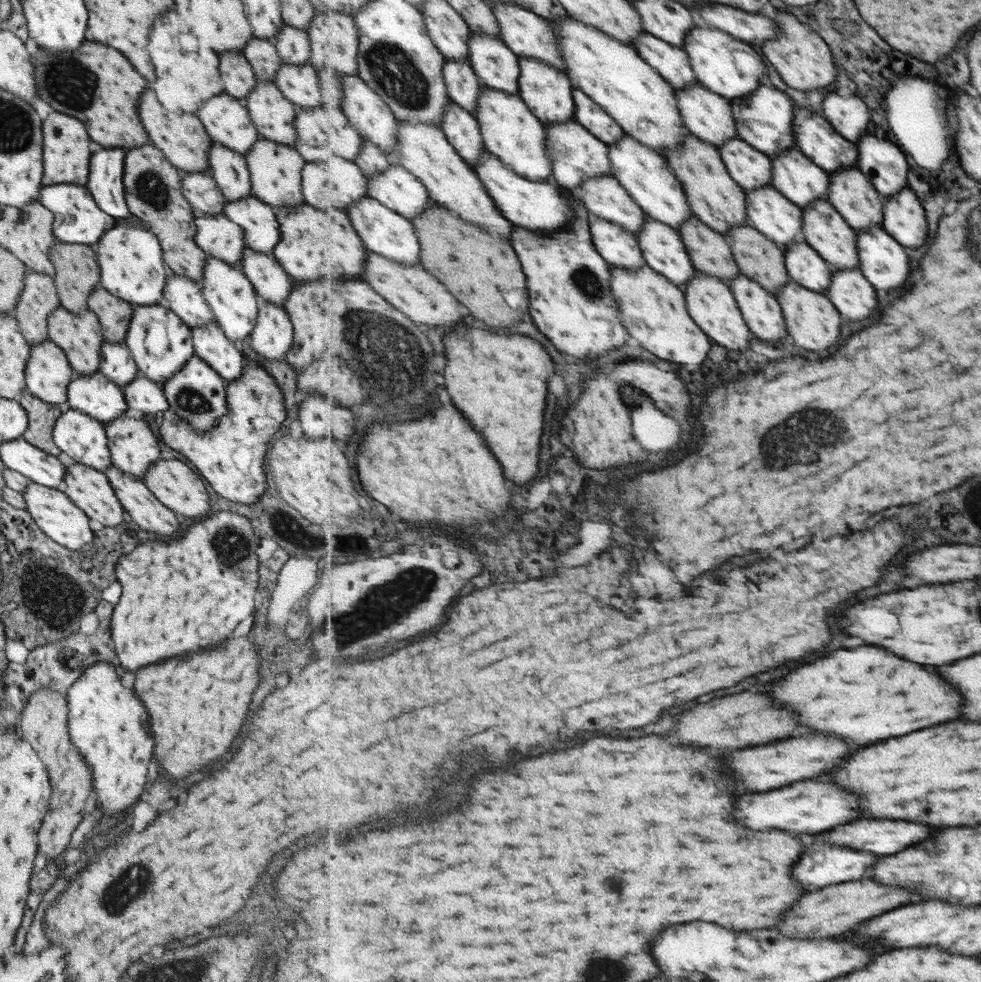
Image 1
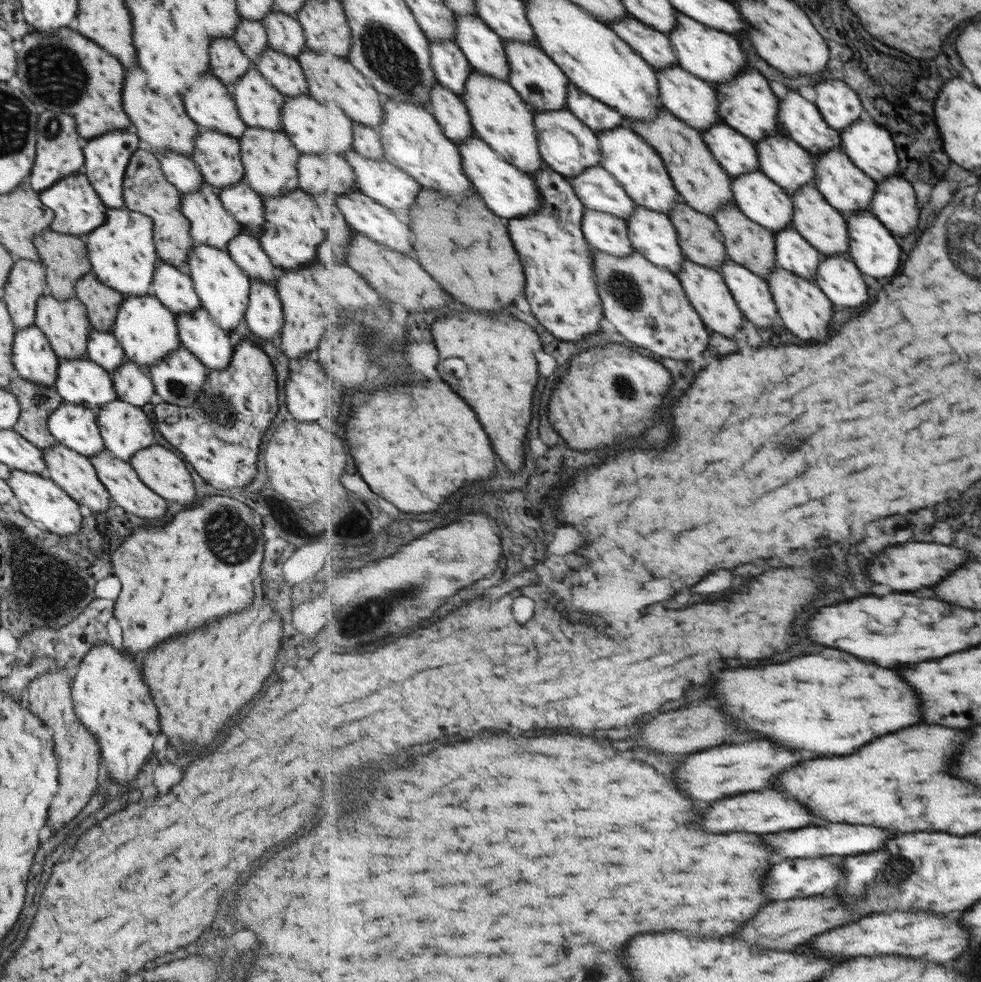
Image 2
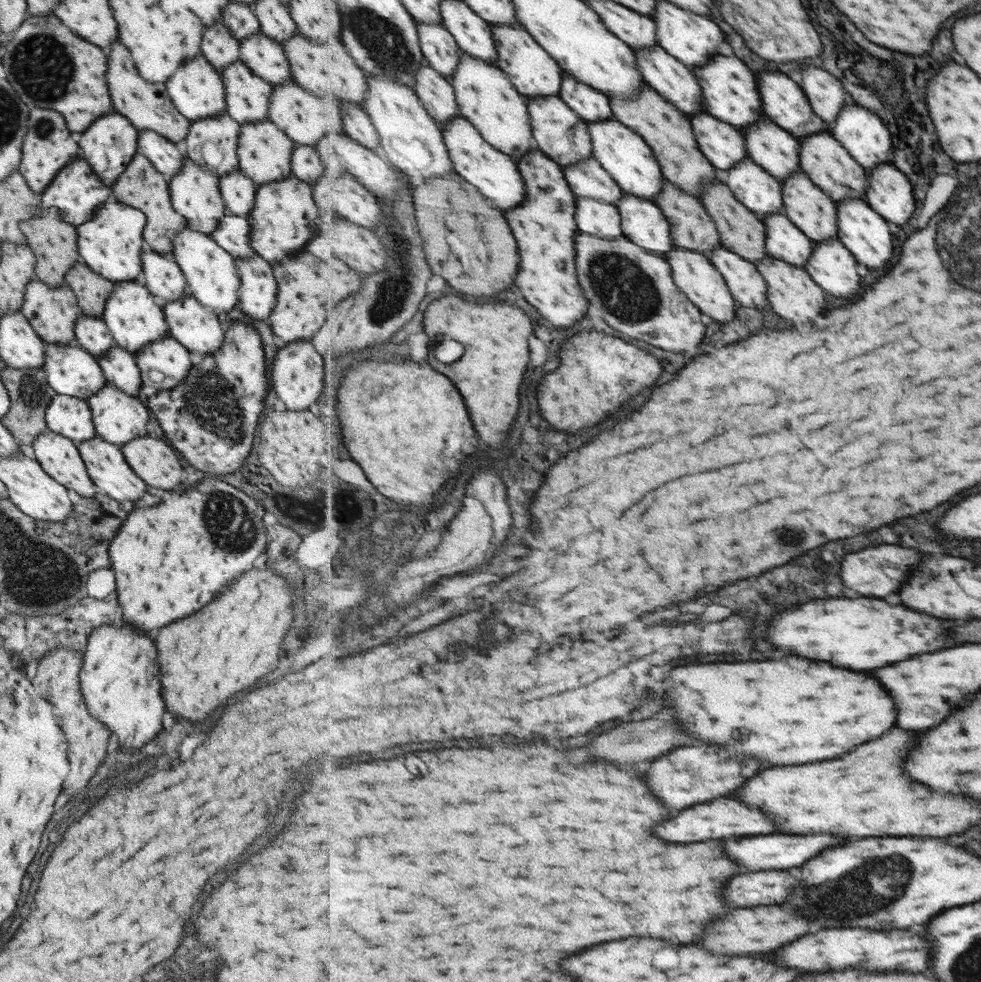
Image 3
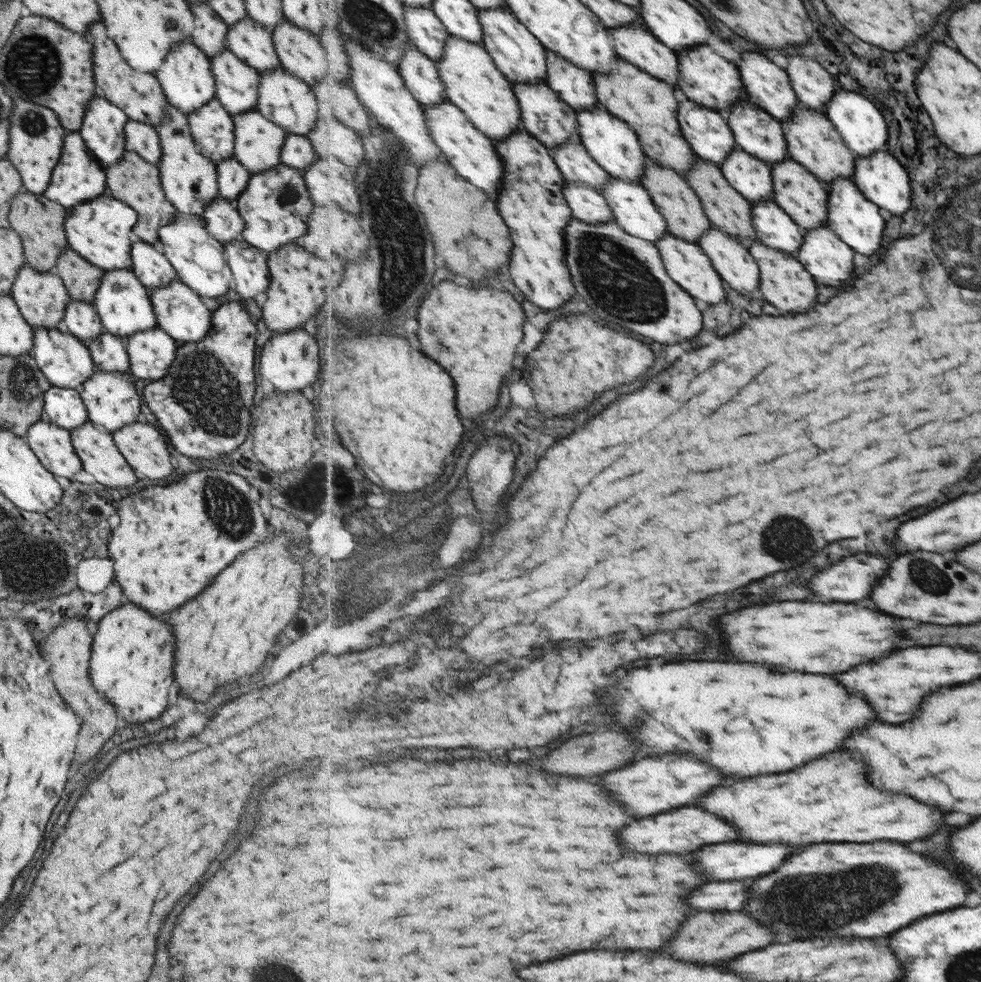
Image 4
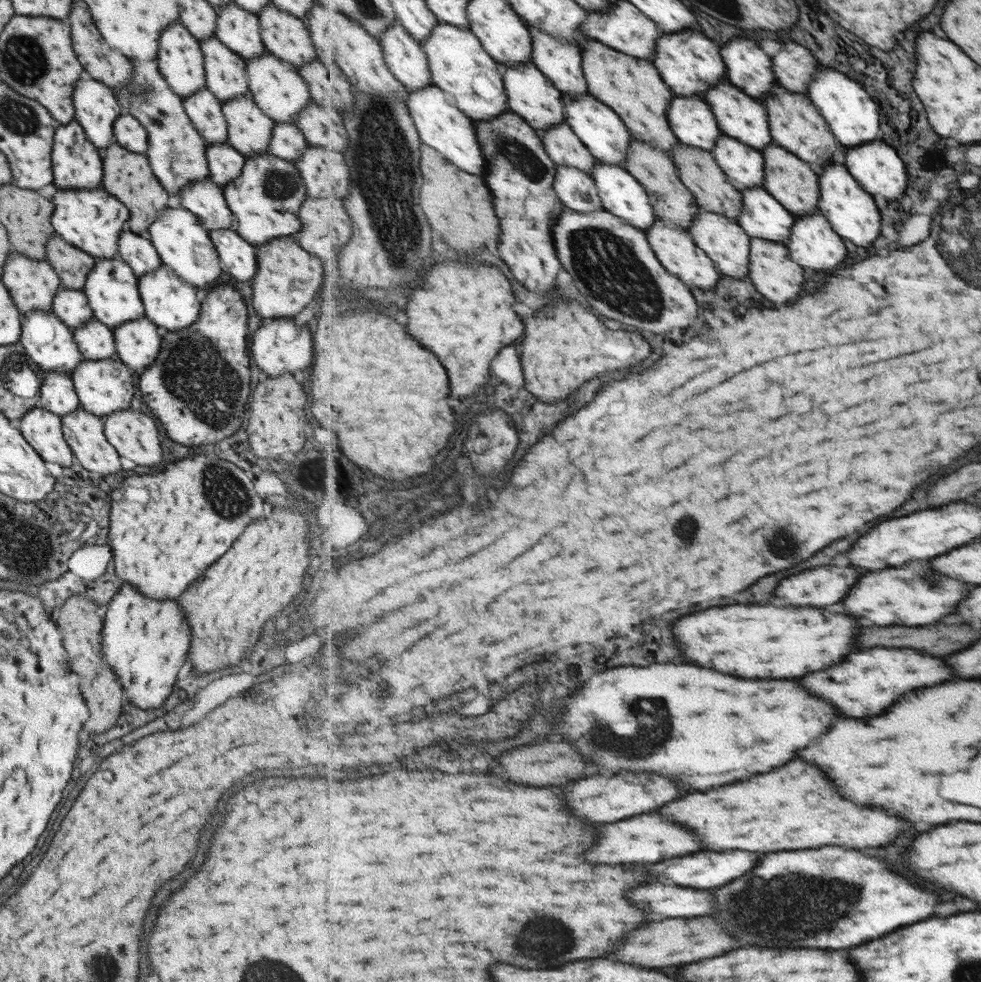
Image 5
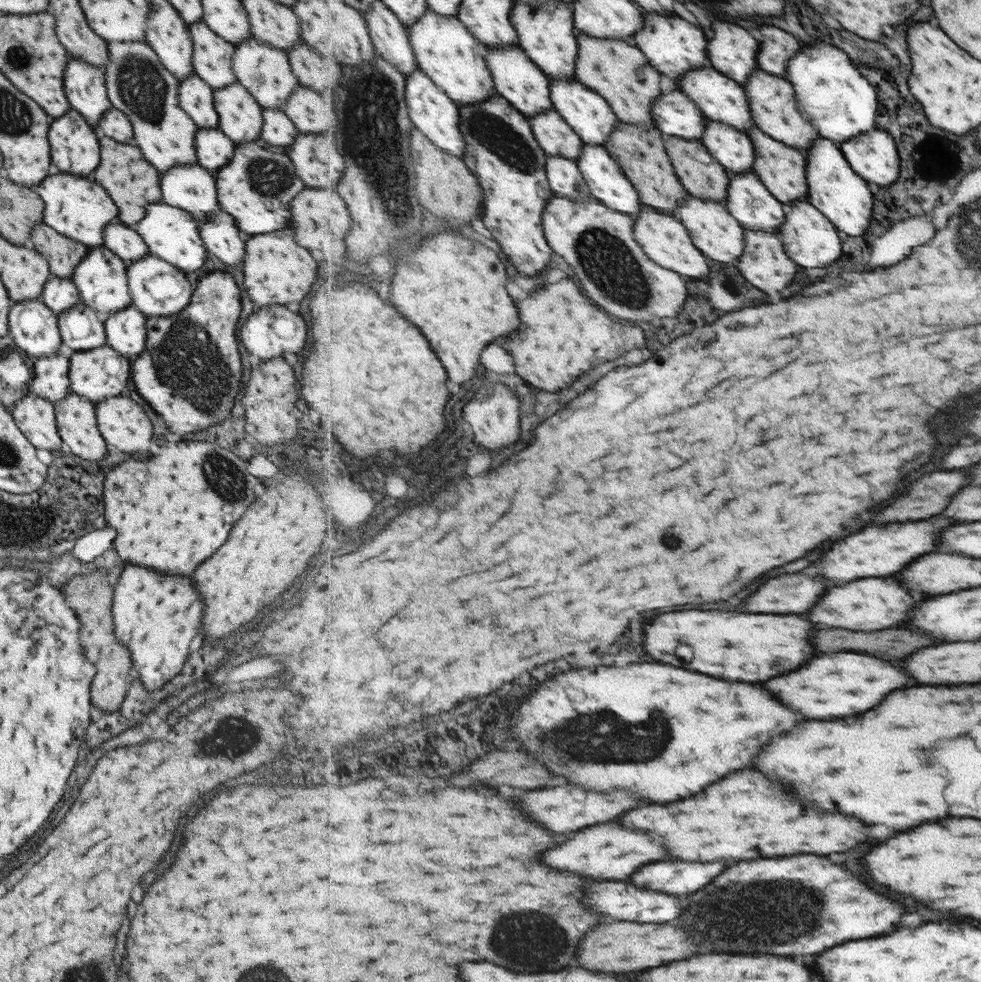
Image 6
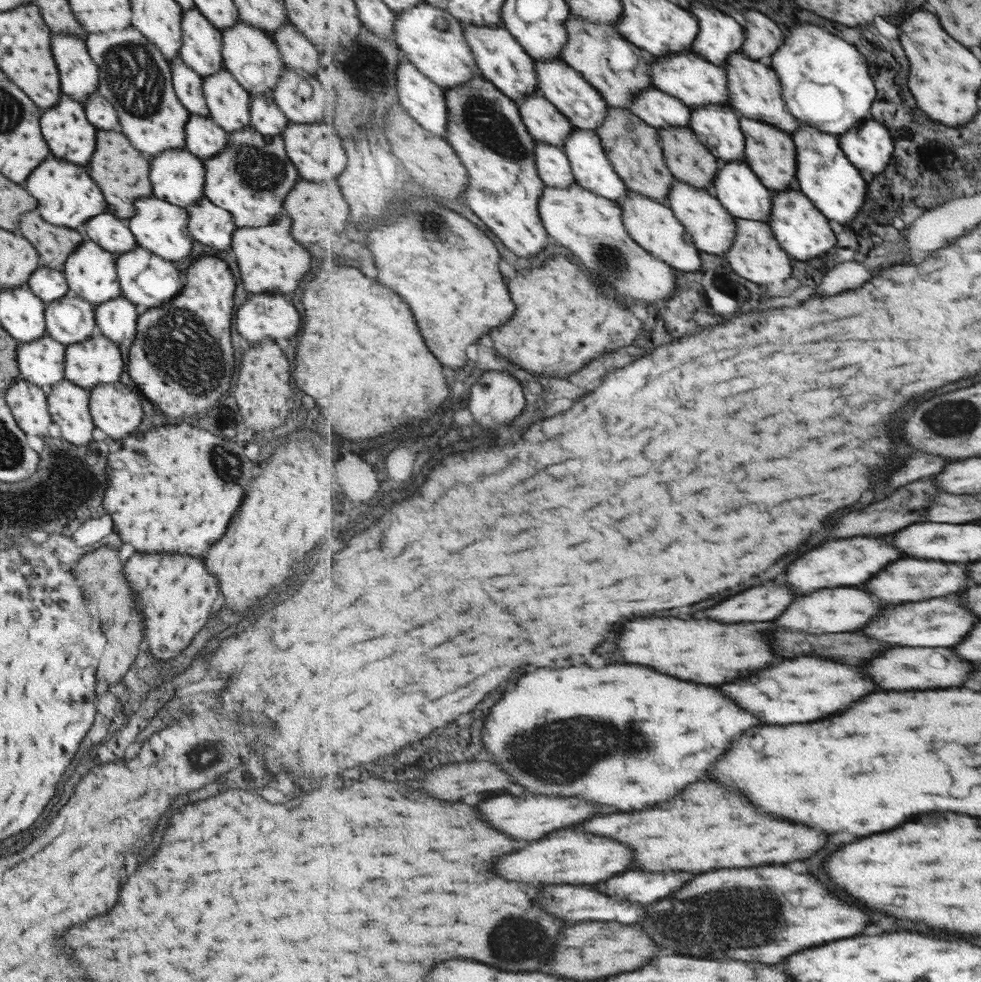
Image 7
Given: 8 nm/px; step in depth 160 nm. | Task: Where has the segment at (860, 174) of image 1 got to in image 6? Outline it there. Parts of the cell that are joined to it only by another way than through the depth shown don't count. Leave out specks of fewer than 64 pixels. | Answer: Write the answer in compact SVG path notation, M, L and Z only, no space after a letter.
M755 70L753 76L744 84L756 126L770 134L774 139L781 140L787 146L807 152L813 148L814 142L821 138L817 127L805 120L796 101L796 90L791 81L773 76L765 70Z

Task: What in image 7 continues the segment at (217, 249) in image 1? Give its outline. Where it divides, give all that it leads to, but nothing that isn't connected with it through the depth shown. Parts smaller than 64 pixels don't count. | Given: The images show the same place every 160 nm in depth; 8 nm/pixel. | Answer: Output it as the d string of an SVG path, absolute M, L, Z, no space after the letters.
M131 26L123 30L109 30L109 32L99 32L99 34L87 33L84 46L87 55L97 66L99 78L97 78L96 92L105 98L115 110L120 133L129 140L129 145L148 159L165 150L185 149L184 124L190 112L177 100L171 85L170 66L159 50Z

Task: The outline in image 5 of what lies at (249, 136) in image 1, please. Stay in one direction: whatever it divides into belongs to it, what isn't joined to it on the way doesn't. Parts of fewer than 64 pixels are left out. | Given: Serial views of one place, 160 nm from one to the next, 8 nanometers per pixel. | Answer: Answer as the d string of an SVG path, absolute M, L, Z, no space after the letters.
M180 22L169 24L161 36L159 36L159 48L155 61L159 74L163 76L165 84L184 99L186 96L193 94L199 88L205 88L205 71L203 71L203 57L199 49L198 41L189 34Z

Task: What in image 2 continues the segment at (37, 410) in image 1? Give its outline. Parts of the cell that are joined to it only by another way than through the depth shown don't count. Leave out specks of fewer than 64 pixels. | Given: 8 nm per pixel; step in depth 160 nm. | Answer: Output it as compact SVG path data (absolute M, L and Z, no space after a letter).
M13 376L7 390L13 393L20 411L12 429L33 446L45 448L57 443L49 434L46 420L62 398L53 387L44 387Z

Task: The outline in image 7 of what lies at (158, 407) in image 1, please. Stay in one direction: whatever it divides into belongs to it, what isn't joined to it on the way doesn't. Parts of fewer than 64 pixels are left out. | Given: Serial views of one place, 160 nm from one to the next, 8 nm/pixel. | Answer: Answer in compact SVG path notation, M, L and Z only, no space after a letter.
M72 294L44 303L46 334L63 346L87 340L97 333L94 305Z

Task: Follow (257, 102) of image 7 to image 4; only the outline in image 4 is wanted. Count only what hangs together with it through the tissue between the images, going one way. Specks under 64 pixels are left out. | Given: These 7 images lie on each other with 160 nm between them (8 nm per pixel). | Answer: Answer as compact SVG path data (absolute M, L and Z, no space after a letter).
M286 133L279 155L281 163L298 172L303 172L317 158L306 135L291 133Z

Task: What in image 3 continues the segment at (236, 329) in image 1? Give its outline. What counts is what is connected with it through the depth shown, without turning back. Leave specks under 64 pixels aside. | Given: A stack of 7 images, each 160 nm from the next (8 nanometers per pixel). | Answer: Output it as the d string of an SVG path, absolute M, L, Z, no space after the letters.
M187 227L174 234L171 252L185 279L187 293L205 308L217 310L218 314L231 312L231 308L238 301L241 284L234 258L209 235L189 230Z

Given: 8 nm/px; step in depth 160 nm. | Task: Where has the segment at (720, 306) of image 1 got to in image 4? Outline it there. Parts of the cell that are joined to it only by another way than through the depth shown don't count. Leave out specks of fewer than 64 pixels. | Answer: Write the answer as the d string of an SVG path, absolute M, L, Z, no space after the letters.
M669 232L669 234L664 234L664 237L657 241L656 245L664 259L669 276L679 286L682 286L681 288L685 292L689 292L689 294L693 295L693 298L699 298L699 300L709 302L709 304L727 302L725 300L727 292L725 292L725 286L723 286L724 278L717 272L712 263L712 258L700 244L689 242L687 239L680 239Z

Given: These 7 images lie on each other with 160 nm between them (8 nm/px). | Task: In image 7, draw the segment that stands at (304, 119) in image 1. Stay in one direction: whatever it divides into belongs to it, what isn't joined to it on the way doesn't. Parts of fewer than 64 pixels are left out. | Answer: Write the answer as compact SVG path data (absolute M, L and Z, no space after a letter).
M241 21L223 30L220 34L222 68L227 70L249 95L269 94L270 90L277 86L281 69L284 67L271 36Z

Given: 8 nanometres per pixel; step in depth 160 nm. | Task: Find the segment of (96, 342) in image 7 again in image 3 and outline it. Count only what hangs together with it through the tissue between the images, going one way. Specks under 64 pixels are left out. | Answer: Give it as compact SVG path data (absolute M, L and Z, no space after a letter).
M106 382L86 398L95 434L105 442L121 446L136 436L143 436L148 409L137 399Z

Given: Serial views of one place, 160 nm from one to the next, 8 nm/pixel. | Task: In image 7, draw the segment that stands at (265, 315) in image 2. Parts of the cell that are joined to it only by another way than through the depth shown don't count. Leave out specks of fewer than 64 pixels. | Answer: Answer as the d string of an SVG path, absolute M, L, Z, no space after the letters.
M205 196L184 209L187 211L186 225L192 240L215 250L229 252L231 232L236 227L229 212L209 202Z

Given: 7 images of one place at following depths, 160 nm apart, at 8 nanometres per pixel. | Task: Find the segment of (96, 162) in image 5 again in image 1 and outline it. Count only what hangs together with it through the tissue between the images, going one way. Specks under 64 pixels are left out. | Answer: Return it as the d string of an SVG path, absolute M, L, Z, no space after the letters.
M69 183L44 186L39 189L37 201L53 213L52 235L62 243L94 246L101 234L109 230L116 221L97 208L84 186Z

